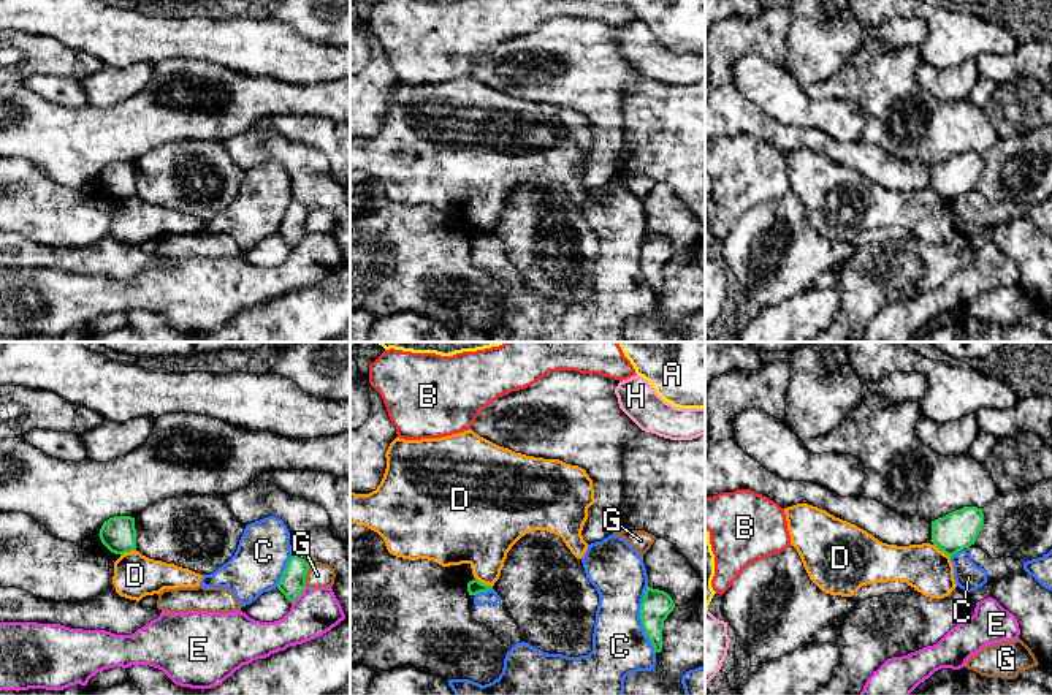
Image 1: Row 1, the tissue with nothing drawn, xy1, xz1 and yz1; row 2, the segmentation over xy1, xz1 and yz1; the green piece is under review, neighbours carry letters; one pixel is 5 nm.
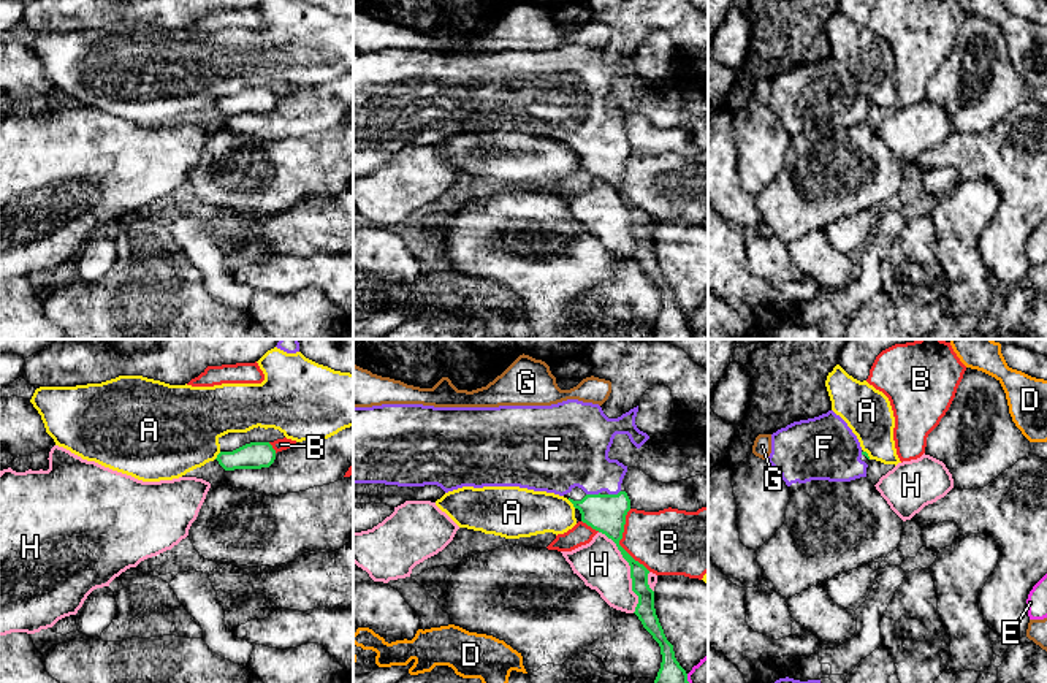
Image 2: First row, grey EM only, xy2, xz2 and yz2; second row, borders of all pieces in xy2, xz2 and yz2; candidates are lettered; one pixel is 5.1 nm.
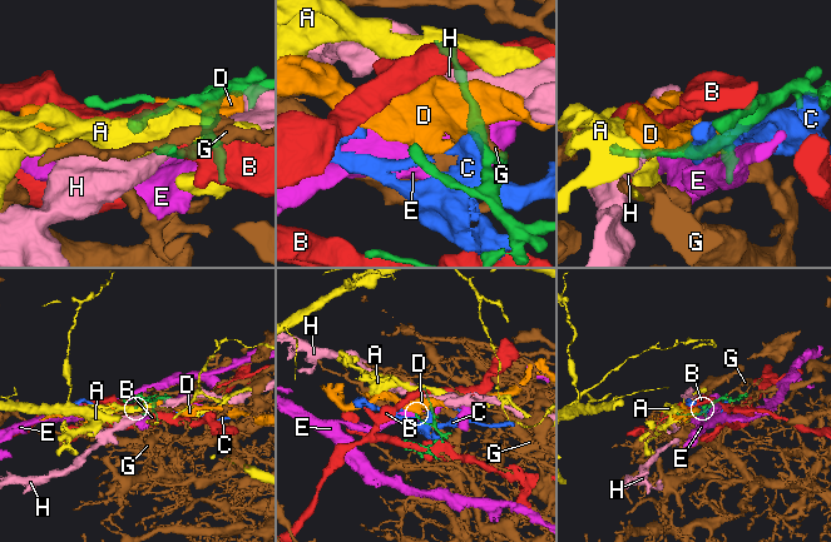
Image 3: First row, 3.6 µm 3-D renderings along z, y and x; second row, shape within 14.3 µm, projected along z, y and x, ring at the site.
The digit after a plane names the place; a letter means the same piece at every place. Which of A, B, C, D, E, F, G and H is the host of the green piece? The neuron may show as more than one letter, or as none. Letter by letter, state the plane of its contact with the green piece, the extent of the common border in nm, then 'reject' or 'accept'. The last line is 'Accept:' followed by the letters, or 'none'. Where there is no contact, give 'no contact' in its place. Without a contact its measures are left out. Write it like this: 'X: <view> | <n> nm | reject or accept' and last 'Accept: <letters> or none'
A: xz2 | 60 nm | reject
B: xz2 | 340 nm | reject
C: xz1 | 340 nm | reject
D: xz1 | 100 nm | reject
E: xy1 | 120 nm | reject
F: xz2 | 70 nm | accept
G: xy1 | 120 nm | reject
H: xz2 | 460 nm | reject
Accept: F

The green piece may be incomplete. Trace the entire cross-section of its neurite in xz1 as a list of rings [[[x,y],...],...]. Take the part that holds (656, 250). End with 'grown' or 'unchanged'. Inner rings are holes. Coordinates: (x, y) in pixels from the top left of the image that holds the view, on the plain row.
[[[646,233],[640,252],[640,264],[645,280],[651,287],[654,298],[662,296],[662,274],[664,266],[673,256],[675,249],[672,242],[659,234]]]; unchanged

